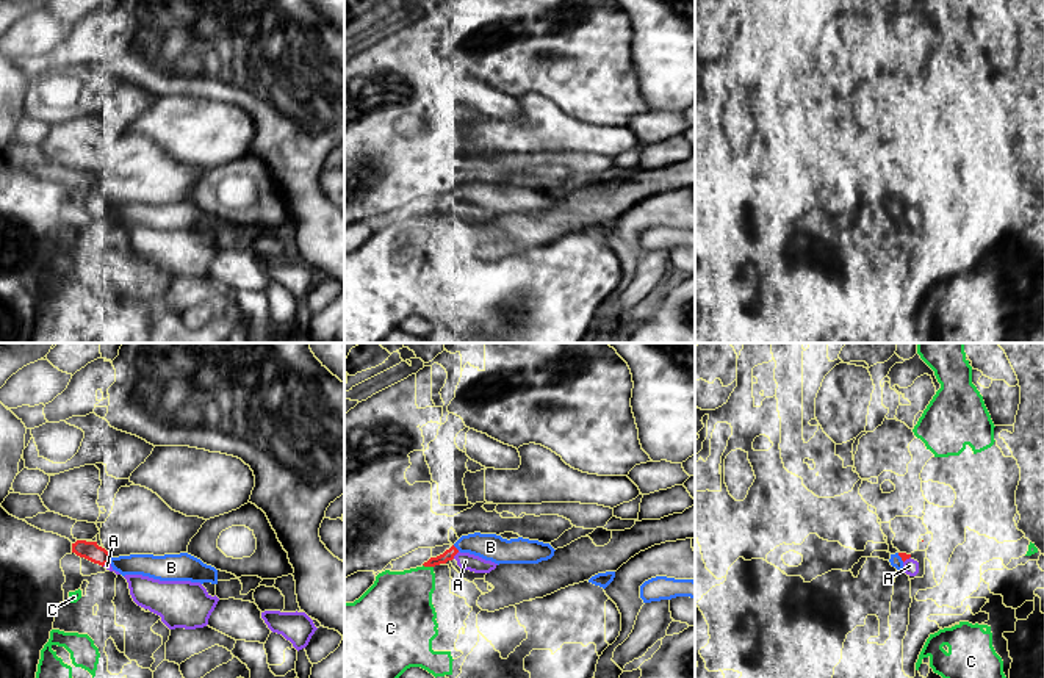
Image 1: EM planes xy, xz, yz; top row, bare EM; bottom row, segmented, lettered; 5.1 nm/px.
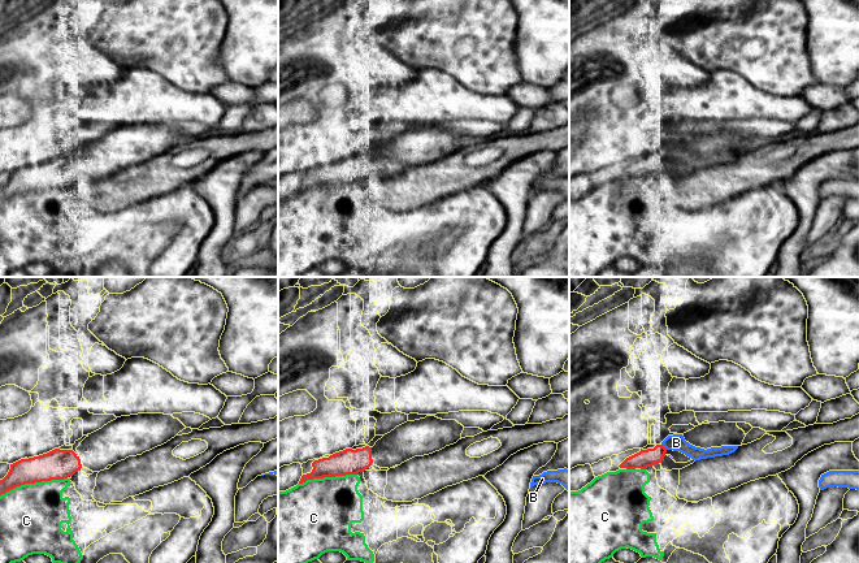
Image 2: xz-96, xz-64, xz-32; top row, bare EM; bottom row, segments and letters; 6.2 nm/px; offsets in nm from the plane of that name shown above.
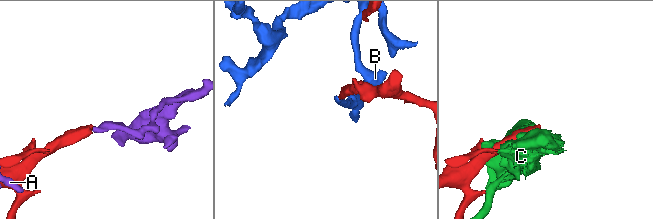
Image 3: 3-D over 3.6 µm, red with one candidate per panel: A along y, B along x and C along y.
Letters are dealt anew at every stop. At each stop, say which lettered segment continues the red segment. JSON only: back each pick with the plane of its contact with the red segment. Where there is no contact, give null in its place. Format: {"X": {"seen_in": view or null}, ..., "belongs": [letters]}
{"belongs": []}

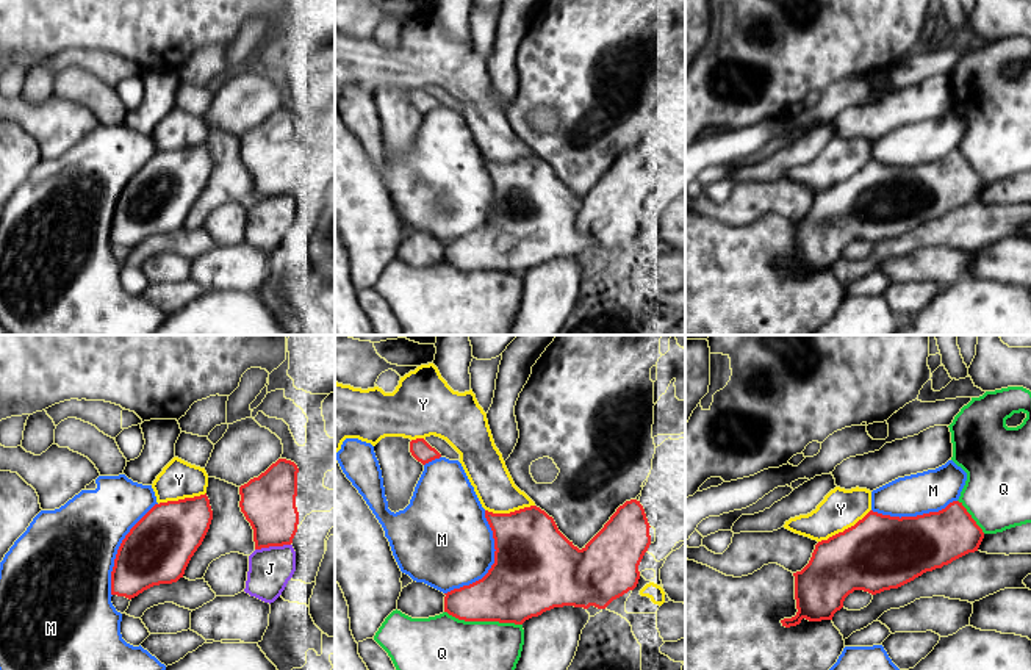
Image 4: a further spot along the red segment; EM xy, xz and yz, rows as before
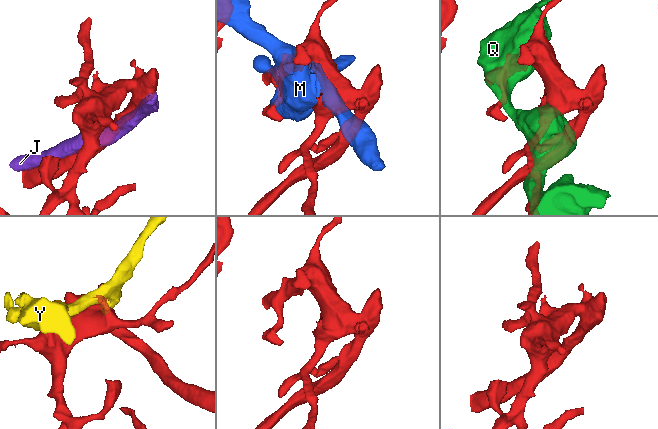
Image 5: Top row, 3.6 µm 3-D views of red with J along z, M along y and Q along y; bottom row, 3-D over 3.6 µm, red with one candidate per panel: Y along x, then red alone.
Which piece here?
{"Y": {"seen_in": "yz"}, "belongs": ["Y"]}

